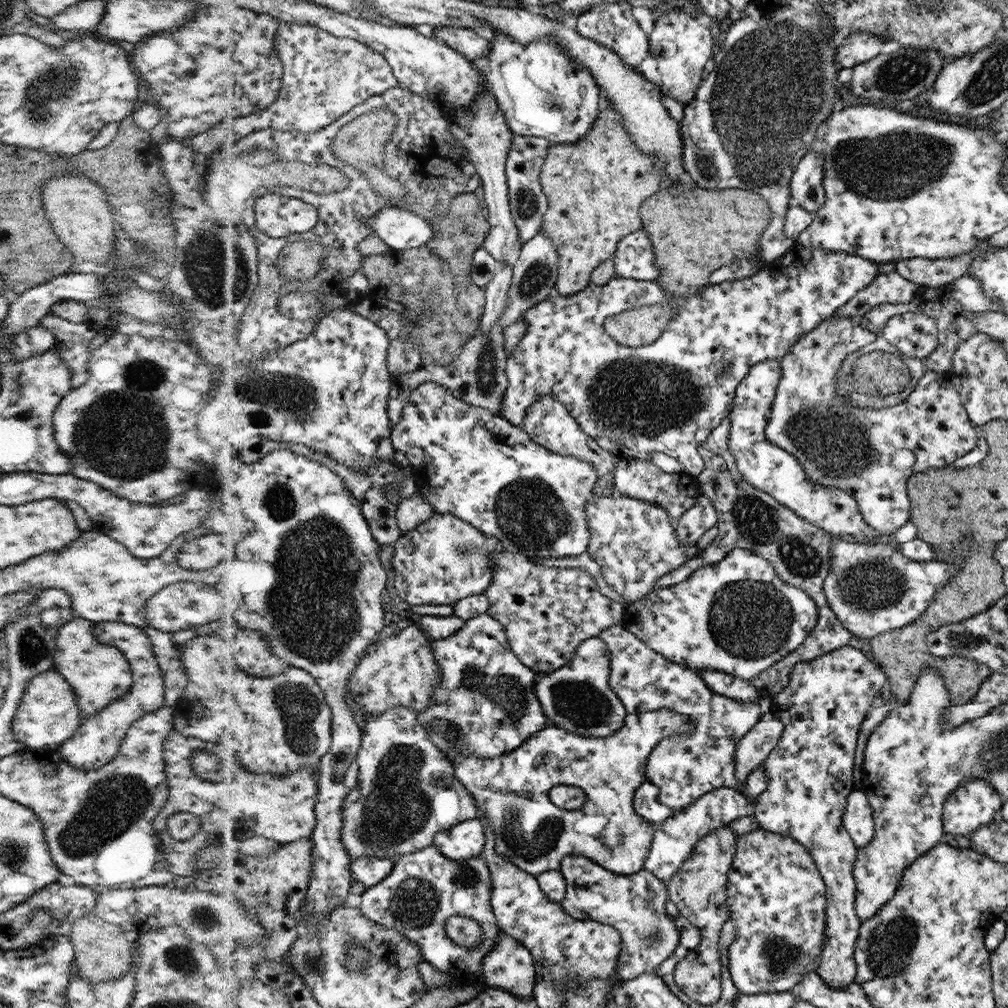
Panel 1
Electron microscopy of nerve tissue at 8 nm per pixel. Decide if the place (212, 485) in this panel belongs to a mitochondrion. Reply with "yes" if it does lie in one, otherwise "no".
no

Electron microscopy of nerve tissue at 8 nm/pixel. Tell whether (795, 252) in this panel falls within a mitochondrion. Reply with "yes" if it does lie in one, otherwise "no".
no

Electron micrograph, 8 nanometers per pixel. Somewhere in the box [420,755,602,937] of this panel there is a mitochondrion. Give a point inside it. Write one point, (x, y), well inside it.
(533, 842)

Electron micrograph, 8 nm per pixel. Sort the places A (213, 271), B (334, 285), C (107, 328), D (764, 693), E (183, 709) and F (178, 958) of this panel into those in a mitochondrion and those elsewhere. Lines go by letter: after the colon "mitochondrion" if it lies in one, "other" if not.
A: mitochondrion
B: other
C: other
D: other
E: other
F: mitochondrion

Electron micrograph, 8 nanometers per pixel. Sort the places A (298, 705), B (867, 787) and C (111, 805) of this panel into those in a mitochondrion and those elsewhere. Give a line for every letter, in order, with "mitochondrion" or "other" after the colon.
A: mitochondrion
B: other
C: mitochondrion

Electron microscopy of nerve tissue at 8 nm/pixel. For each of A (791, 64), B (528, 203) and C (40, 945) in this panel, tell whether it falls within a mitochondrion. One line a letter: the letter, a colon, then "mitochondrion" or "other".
A: mitochondrion
B: mitochondrion
C: other

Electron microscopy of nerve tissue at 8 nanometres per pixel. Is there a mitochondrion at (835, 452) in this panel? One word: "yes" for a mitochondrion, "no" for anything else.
yes

